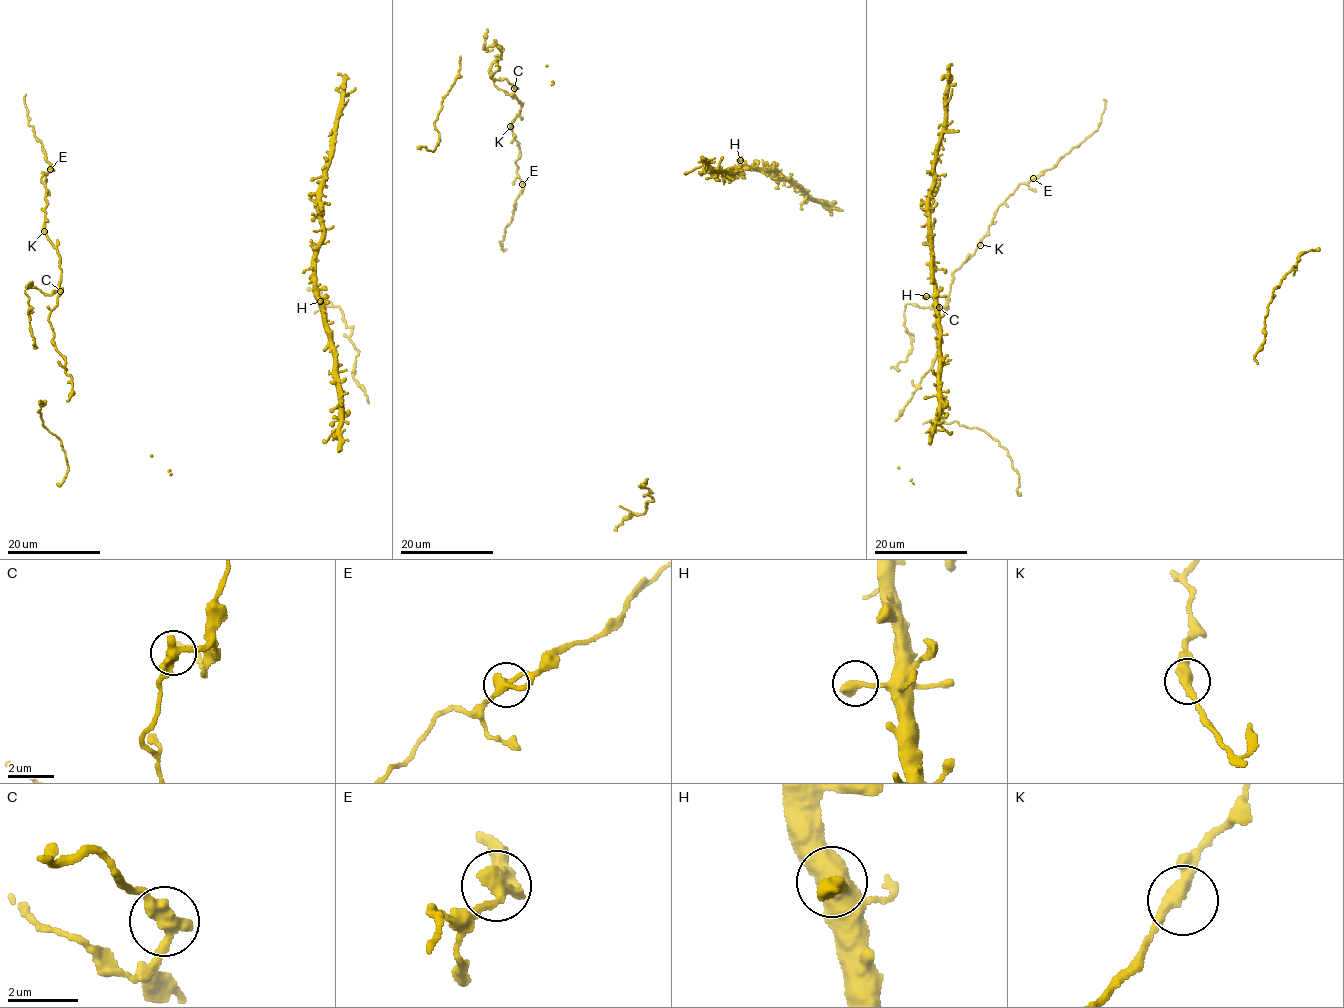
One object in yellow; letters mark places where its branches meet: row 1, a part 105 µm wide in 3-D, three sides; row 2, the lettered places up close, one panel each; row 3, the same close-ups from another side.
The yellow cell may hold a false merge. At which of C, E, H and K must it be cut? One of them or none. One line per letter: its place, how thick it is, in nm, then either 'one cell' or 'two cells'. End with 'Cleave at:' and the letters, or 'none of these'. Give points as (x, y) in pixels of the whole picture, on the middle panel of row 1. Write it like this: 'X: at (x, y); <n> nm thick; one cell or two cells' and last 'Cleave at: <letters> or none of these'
C: at (514, 88); 400 nm thick; one cell
E: at (522, 184); 360 nm thick; one cell
H: at (740, 160); 480 nm thick; one cell
K: at (510, 126); 400 nm thick; one cell
Cleave at: none of these

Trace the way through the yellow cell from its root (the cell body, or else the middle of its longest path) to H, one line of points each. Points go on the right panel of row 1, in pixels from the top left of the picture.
H: (951, 434), (937, 423), (940, 337), (935, 300), (926, 296)

